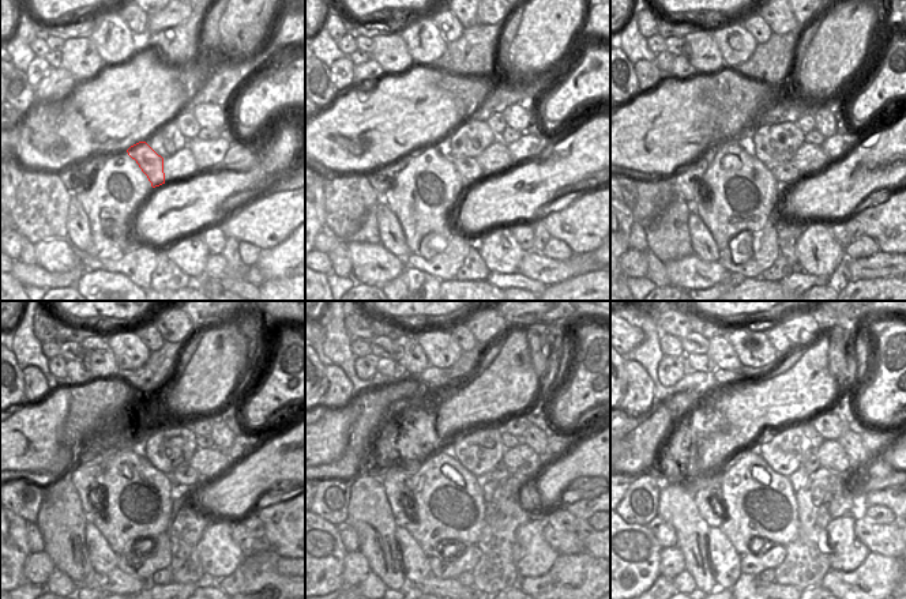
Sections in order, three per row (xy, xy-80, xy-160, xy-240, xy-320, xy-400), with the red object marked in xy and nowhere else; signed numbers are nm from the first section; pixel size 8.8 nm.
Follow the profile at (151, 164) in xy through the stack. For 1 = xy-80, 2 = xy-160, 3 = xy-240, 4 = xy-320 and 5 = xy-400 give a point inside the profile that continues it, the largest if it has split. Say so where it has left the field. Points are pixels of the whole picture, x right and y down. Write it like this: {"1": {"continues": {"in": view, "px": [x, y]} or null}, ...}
{"1": {"continues": {"in": "xy-80", "px": [469, 169]}}, "2": {"continues": {"in": "xy-160", "px": [785, 173]}}, "3": {"continues": {"in": "xy-240", "px": [187, 475]}}, "4": {"continues": {"in": "xy-320", "px": [499, 473]}}, "5": {"continues": {"in": "xy-400", "px": [811, 463]}}}

